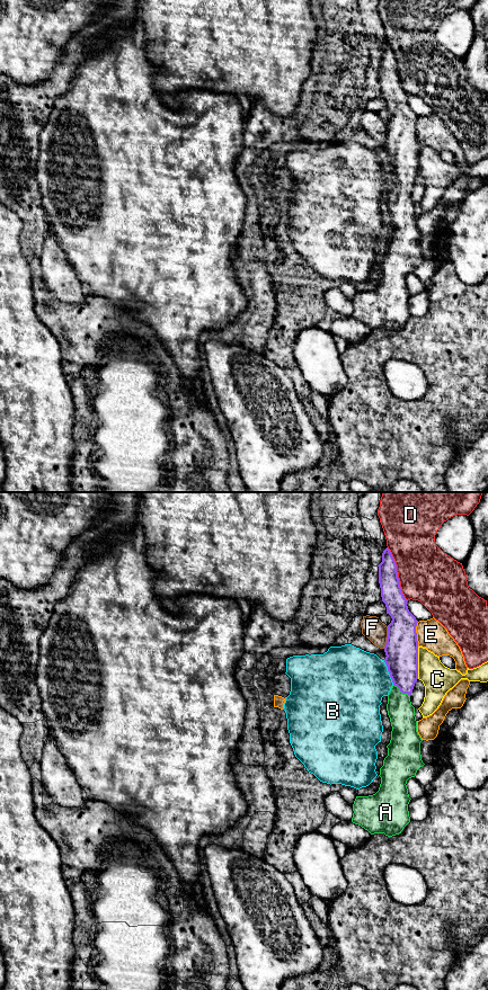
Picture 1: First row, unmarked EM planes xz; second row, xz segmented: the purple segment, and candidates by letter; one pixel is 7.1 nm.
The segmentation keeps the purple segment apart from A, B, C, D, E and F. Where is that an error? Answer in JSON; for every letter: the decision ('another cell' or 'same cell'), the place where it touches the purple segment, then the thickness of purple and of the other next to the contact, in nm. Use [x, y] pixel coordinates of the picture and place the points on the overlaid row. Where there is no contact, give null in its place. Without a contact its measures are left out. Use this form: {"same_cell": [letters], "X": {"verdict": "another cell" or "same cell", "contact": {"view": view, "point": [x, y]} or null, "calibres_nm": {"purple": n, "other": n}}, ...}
{"same_cell": ["A"], "A": {"verdict": "same cell", "contact": {"view": "xz", "point": [401, 692]}, "calibres_nm": {"purple": 220, "other": 190}}, "B": {"verdict": "another cell", "contact": {"view": "xz", "point": [389, 672]}, "calibres_nm": {"purple": 240, "other": 440}}, "C": {"verdict": "another cell", "contact": {"view": "xz", "point": [417, 662]}, "calibres_nm": {"purple": 240, "other": 220}}, "D": {"verdict": "another cell", "contact": {"view": "xz", "point": [397, 574]}, "calibres_nm": {"purple": 150, "other": 400}}, "E": {"verdict": "another cell", "contact": {"view": "xz", "point": [416, 634]}, "calibres_nm": {"purple": 240, "other": 200}}, "F": {"verdict": "another cell", "contact": {"view": "xz", "point": [387, 638]}, "calibres_nm": {"purple": 240, "other": 160}}}

